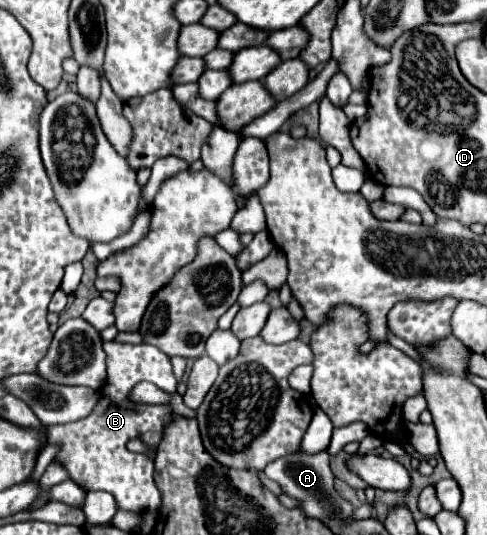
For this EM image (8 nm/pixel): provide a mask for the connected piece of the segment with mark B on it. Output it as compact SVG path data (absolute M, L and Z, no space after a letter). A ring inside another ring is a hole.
M106 341L106 365L108 379L102 387L102 395L96 403L96 409L80 421L66 425L50 425L48 442L60 445L54 460L59 461L72 473L78 485L84 485L88 491L108 491L116 497L120 509L160 509L160 491L154 483L154 461L142 453L128 453L128 439L140 437L144 443L158 447L162 439L162 427L170 421L172 409L166 405L138 405L128 399L130 389L140 381L150 381L156 387L176 393L176 379L172 373L170 357L154 345L130 345L118 341Z

